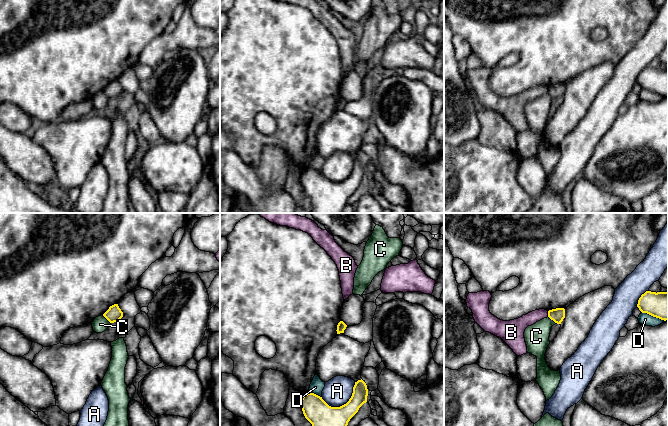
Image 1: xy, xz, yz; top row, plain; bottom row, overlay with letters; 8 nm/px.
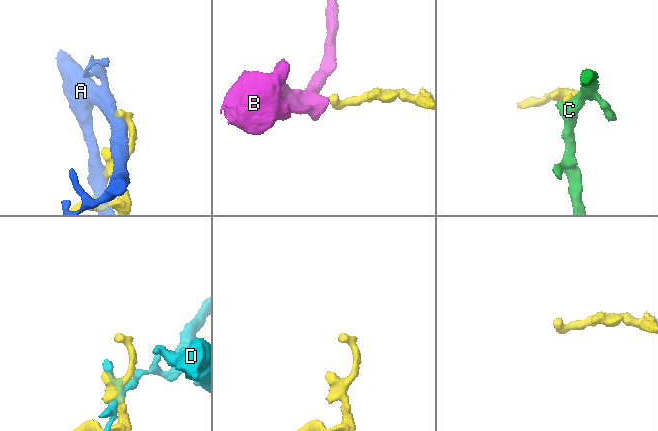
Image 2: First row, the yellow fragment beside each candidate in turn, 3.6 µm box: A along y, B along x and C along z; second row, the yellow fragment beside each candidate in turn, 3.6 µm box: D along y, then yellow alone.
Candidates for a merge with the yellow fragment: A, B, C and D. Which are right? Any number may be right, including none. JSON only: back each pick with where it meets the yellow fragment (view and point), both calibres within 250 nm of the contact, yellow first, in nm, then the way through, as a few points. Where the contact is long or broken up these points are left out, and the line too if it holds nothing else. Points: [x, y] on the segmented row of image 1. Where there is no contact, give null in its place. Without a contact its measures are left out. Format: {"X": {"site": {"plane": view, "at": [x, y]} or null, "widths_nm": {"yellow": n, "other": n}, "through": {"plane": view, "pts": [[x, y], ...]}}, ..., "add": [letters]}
{"add": []}

